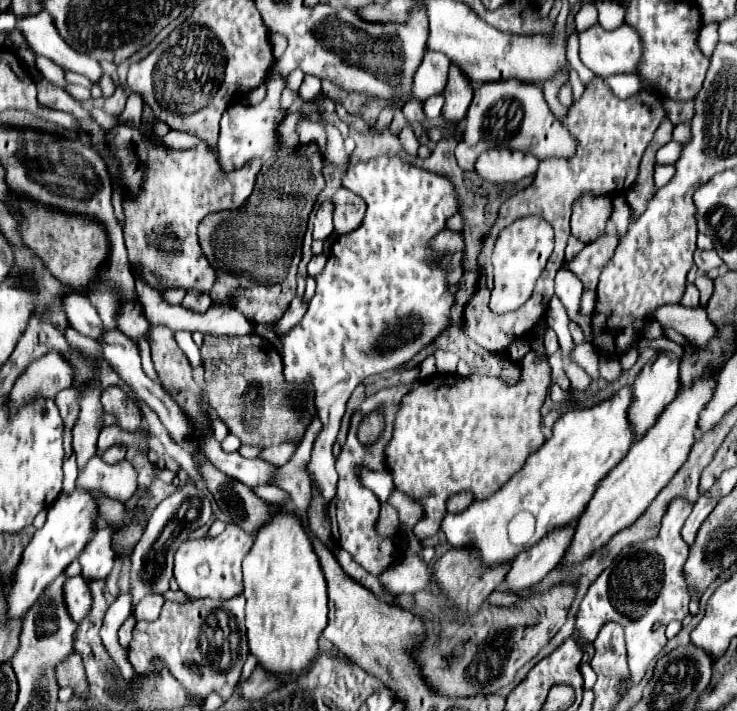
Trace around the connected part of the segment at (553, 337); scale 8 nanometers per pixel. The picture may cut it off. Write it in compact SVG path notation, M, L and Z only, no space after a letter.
M547 328L543 344L546 355L551 355L559 349L559 342L556 333L551 328Z

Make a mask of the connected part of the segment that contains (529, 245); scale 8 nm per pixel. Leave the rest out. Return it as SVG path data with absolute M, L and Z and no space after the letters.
M540 217L530 219L518 219L504 231L500 231L494 253L492 253L492 265L494 265L494 291L490 299L490 309L494 313L508 313L516 311L520 305L528 301L530 291L534 291L534 285L538 277L542 275L546 257L550 257L554 249L554 231L548 225L548 221Z

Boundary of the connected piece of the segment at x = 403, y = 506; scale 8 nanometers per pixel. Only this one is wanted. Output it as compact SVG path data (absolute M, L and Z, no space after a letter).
M392 491L392 495L388 497L388 505L392 505L392 507L400 513L400 523L402 523L404 531L412 529L412 527L418 523L418 519L422 517L420 505L414 503L414 501L410 501L410 499L408 499L404 493L400 493L400 491Z

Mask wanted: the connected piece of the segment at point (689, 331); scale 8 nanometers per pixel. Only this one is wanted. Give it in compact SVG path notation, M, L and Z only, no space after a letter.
M664 305L654 315L664 327L672 327L682 333L688 341L704 349L710 339L716 337L716 325L708 319L704 307L686 307L686 305Z

